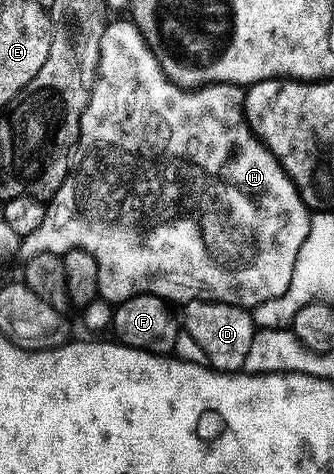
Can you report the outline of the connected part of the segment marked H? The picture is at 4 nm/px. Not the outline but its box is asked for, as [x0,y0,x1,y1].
[19,19,312,310]

